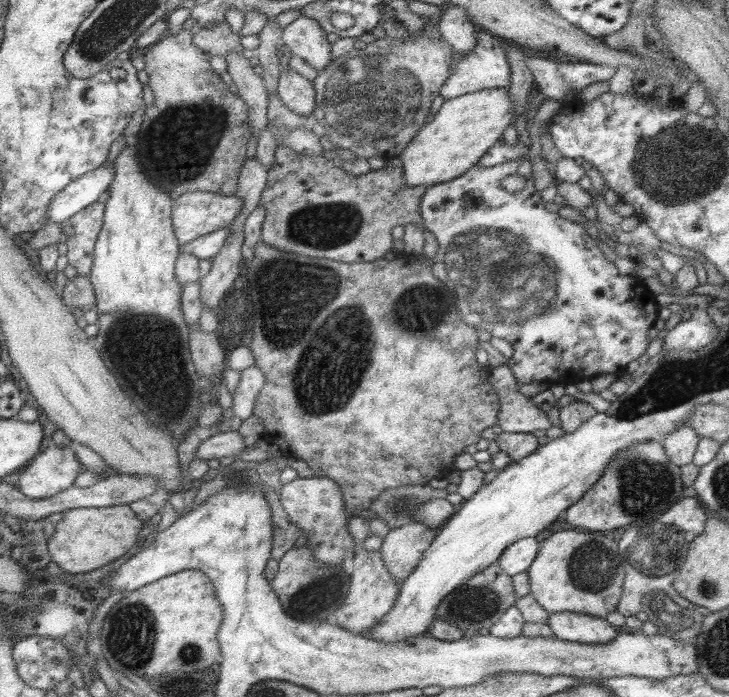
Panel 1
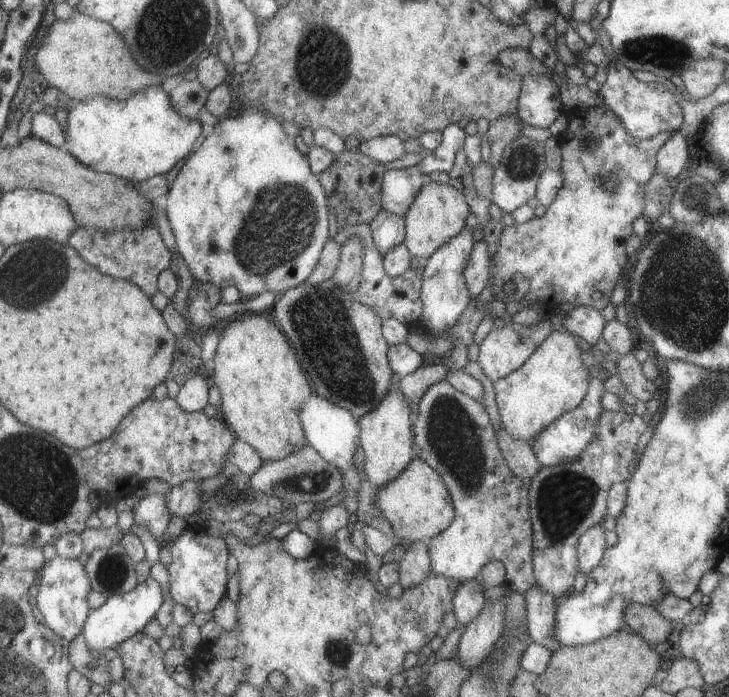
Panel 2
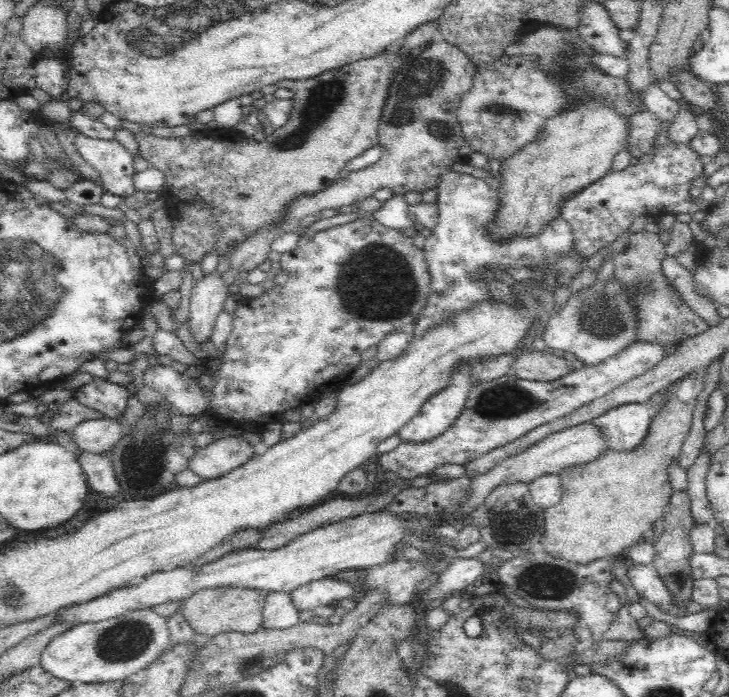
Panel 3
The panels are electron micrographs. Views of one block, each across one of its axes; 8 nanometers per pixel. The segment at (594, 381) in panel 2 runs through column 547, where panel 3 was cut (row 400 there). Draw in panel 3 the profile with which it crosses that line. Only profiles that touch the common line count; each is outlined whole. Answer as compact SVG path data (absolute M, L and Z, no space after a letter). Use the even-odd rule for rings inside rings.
M460 364L452 372L450 384L431 397L397 432L401 442L430 442L440 436L462 412L468 399L471 384L471 368L474 364Z

